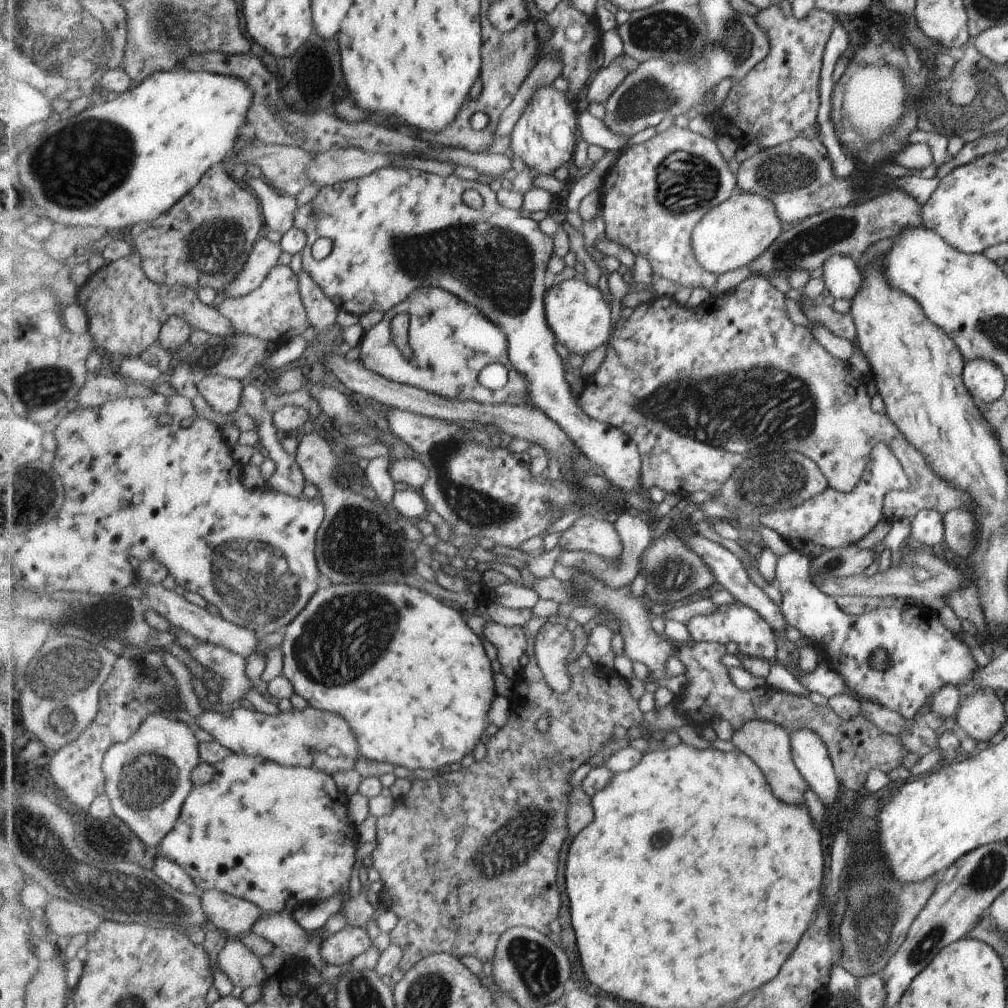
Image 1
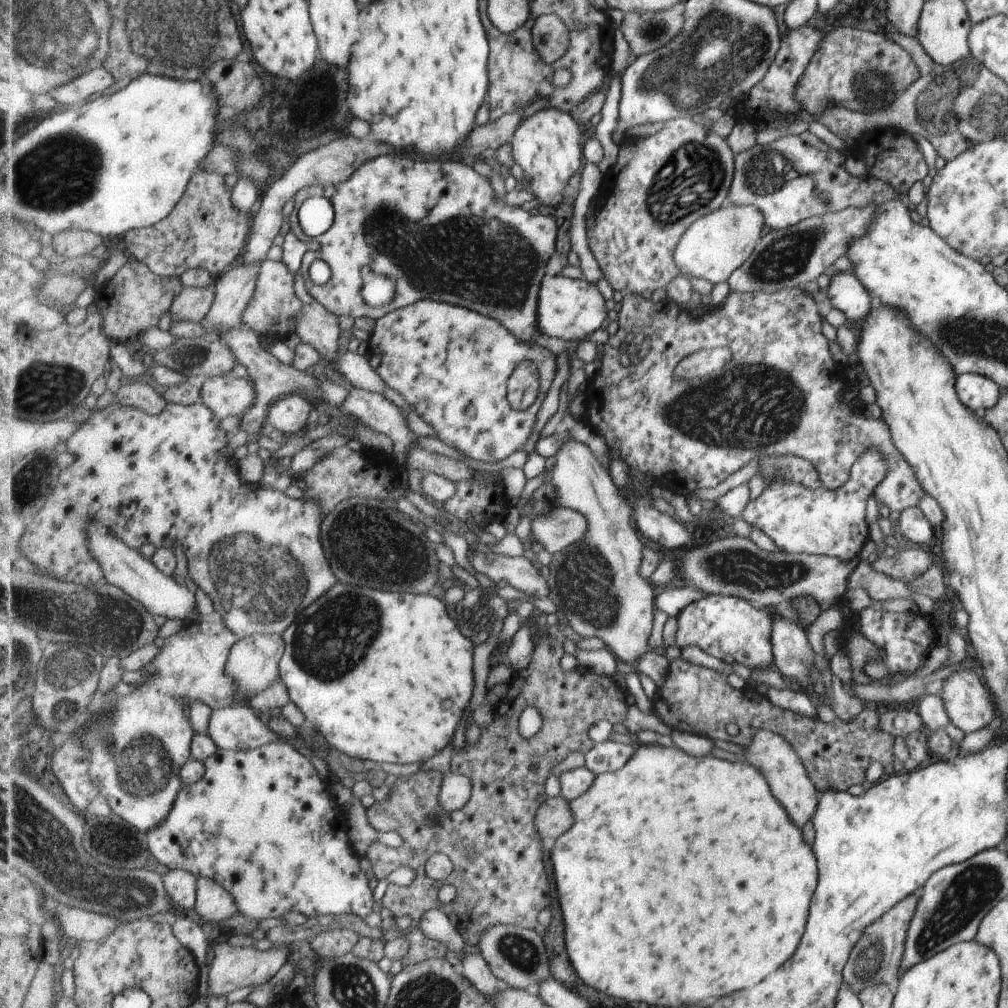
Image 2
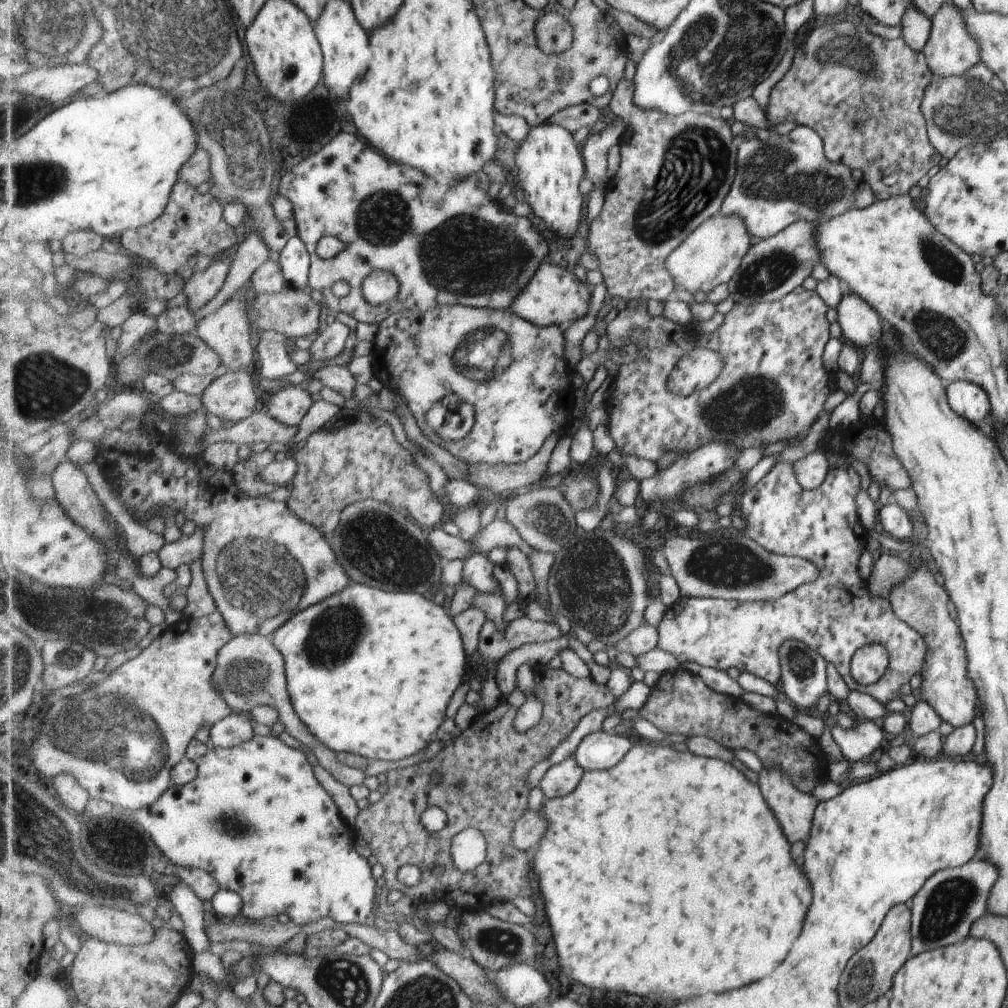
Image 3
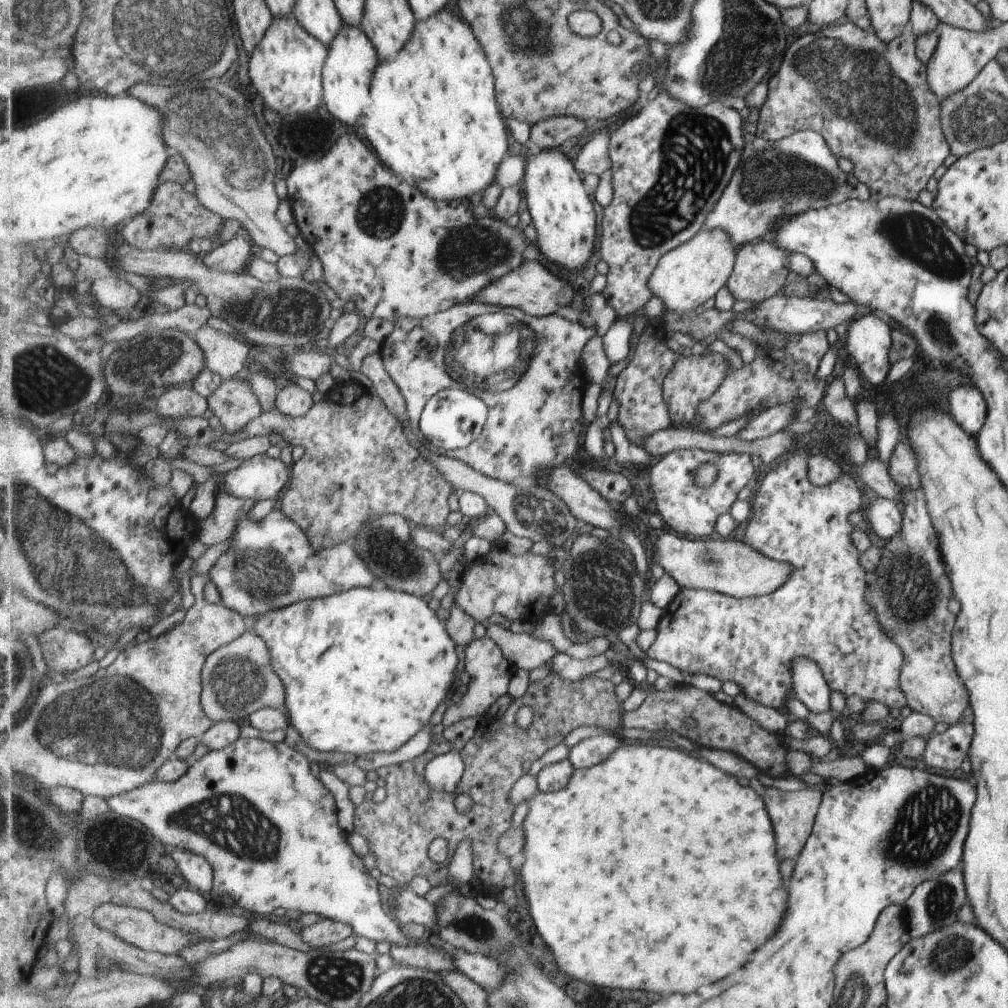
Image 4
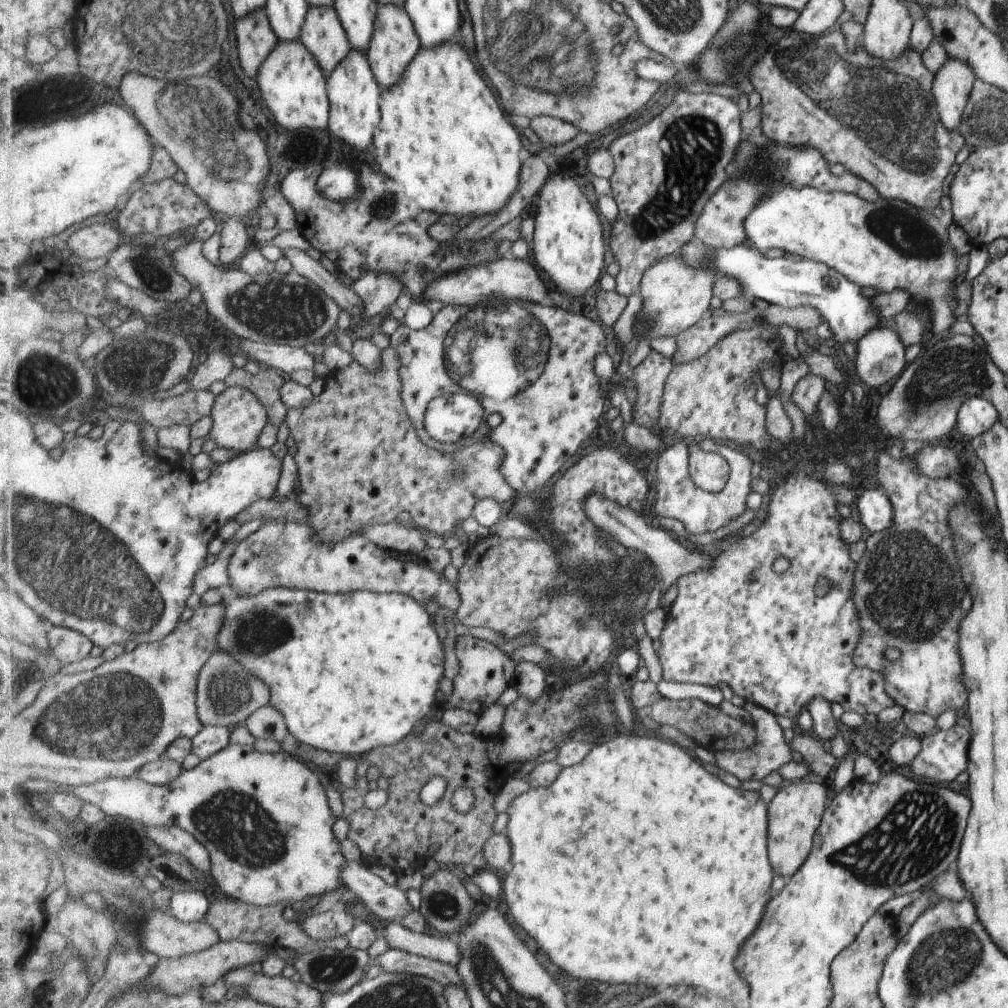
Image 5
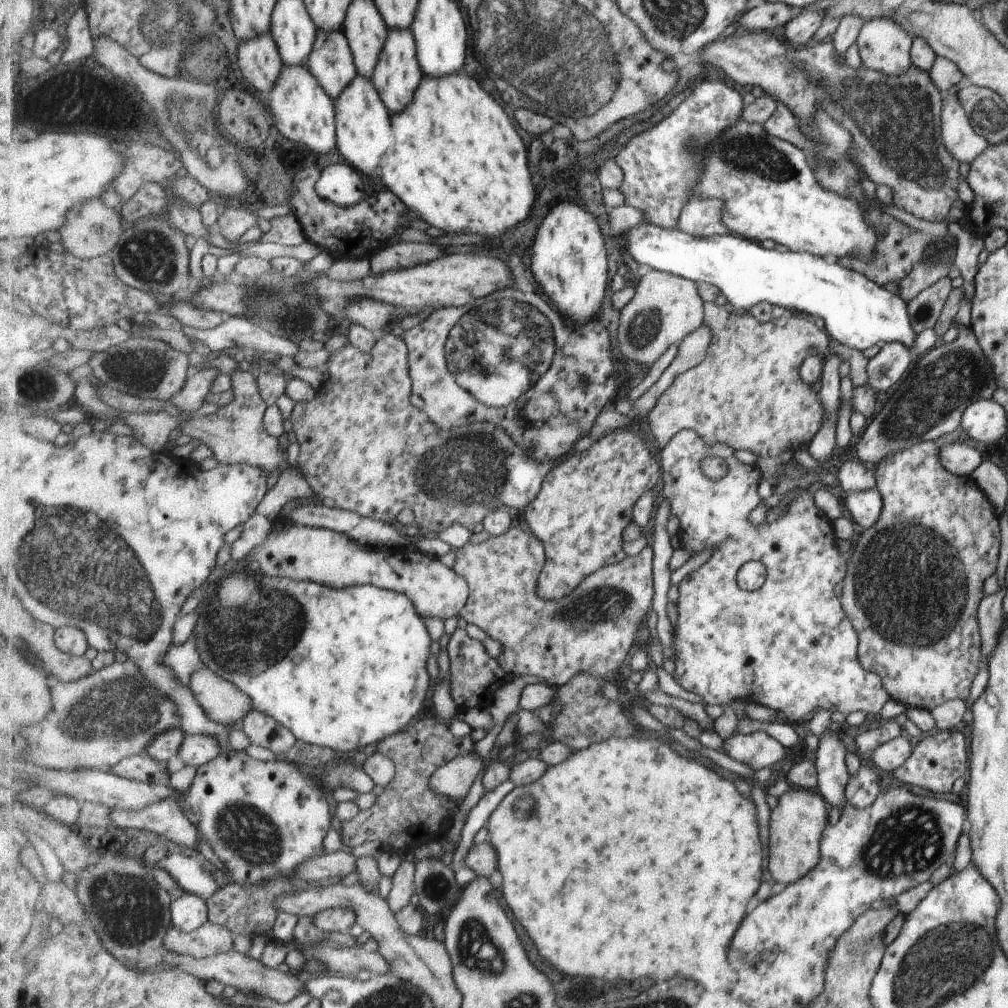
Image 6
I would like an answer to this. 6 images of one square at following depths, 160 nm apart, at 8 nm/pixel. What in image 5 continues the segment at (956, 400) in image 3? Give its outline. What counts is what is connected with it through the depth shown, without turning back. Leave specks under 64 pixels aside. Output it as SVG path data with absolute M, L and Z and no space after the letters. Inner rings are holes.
M973 397L959 405L955 427L965 441L987 432L997 419L997 412L991 406L991 402Z

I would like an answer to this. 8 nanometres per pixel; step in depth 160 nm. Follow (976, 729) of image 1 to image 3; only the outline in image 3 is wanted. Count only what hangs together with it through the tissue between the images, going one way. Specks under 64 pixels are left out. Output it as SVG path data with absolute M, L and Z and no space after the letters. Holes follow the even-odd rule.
M915 562L905 582L894 586L887 598L893 614L903 622L908 623L924 639L927 656L921 670L922 682L920 696L941 720L953 727L960 727L971 723L975 716L975 690L965 672L965 650L963 640L957 632L957 624L951 620L947 612L947 596L941 586L937 586L931 574L920 568L922 563Z

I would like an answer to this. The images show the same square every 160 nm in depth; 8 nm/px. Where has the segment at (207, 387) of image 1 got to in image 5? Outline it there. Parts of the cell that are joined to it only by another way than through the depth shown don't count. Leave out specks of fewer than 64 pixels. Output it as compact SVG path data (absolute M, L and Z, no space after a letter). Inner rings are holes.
M238 385L228 387L221 395L217 395L211 417L212 429L208 437L213 439L219 448L233 450L235 456L257 449L259 438L268 424L265 406L257 400L253 392Z

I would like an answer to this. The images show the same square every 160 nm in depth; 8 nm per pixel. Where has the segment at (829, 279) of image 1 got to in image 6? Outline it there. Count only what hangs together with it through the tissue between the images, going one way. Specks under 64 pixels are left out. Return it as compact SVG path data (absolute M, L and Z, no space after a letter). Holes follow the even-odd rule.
M900 342L879 344L879 351L867 359L867 385L877 392L885 392L900 379L912 360L909 349Z

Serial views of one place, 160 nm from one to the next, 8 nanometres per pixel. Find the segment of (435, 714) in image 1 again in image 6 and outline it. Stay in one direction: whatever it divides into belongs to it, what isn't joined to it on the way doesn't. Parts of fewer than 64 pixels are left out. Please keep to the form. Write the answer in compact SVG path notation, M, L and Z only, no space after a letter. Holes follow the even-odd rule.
M279 577L261 578L261 586L269 588L273 592L263 596L263 592L261 592L259 587L253 587L243 608L219 608L219 610L213 610L213 606L205 606L205 614L203 614L205 618L199 618L195 630L198 649L201 650L201 656L204 658L206 668L213 669L217 674L223 675L223 678L234 682L243 692L246 692L253 699L254 709L270 714L275 720L290 728L298 740L312 745L319 744L322 747L331 747L339 750L339 752L351 752L351 750L357 750L357 748L369 748L371 744L377 744L383 738L393 736L397 732L401 732L403 728L407 728L407 724L423 710L423 704L425 704L429 688L431 688L431 676L427 672L427 660L431 656L431 634L429 634L429 630L425 626L424 618L418 613L415 603L408 596L373 585L359 585L337 590L321 583L299 582L291 579L280 579Z

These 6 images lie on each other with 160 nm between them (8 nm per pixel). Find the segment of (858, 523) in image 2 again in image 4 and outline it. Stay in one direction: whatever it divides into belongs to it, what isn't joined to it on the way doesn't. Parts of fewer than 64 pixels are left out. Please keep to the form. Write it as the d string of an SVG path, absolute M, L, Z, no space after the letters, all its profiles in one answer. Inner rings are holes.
M789 453L773 470L769 470L763 476L761 484L759 484L757 491L751 496L749 501L750 513L744 522L741 541L744 545L750 546L754 551L759 551L760 555L775 559L776 561L789 563L792 566L792 573L789 575L789 578L768 595L747 597L744 599L736 599L729 595L722 595L717 591L706 591L705 589L679 589L669 603L669 606L665 610L662 610L663 614L657 625L658 637L653 646L646 651L648 657L667 662L671 667L678 668L678 671L681 671L683 674L706 674L707 676L718 678L722 683L726 680L731 680L731 682L735 682L739 686L745 696L752 698L763 706L770 706L774 709L784 706L787 698L792 697L792 662L796 661L797 657L807 657L818 664L819 670L830 690L836 690L844 694L846 707L850 710L855 720L858 720L859 714L867 701L882 702L887 708L894 711L905 706L907 699L905 698L904 691L900 689L900 670L903 668L904 660L903 649L899 643L896 643L884 633L882 626L877 620L876 612L864 597L869 585L867 582L868 574L861 568L858 561L859 551L853 542L851 542L850 534L854 527L847 521L847 516L851 512L859 511L859 508L861 508L861 494L857 490L855 480L848 473L841 473L840 477L837 477L835 481L828 485L822 487L813 486L807 478L807 460L804 460L797 454Z

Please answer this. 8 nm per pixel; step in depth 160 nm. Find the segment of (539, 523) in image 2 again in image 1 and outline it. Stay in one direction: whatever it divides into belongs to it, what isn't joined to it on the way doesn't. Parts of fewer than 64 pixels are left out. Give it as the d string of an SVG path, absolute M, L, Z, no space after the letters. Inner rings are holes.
M580 516L571 528L562 532L559 544L569 552L589 551L607 559L621 560L624 544L615 524L595 516Z

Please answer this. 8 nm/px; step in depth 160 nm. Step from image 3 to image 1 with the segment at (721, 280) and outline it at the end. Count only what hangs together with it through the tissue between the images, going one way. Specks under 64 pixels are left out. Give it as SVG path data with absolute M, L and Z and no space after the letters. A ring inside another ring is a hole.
M737 190L725 202L721 202L721 206L715 206L709 214L705 214L705 222L701 222L701 226L697 226L697 230L692 230L693 254L697 254L696 261L706 271L716 275L727 273L754 261L780 236L784 228L784 224L776 214L774 204L768 198L757 193L746 193Z

